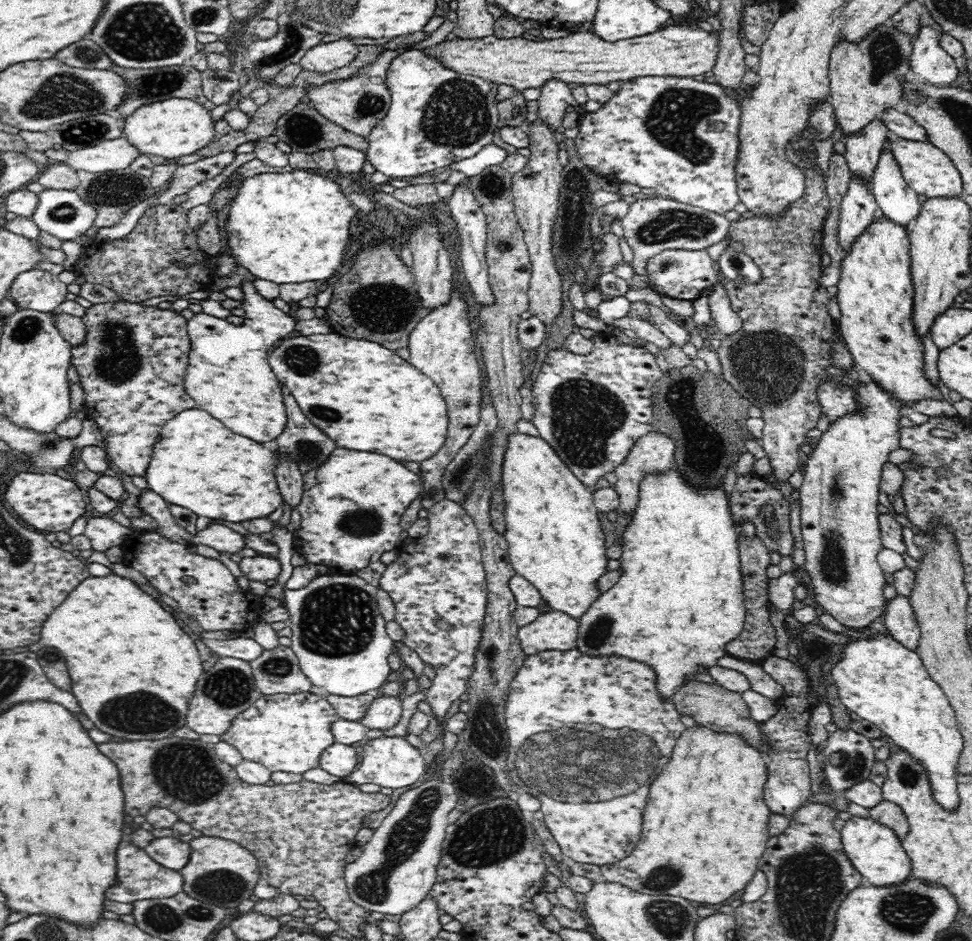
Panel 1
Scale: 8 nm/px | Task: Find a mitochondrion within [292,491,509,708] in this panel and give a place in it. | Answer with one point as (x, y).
(336, 620)

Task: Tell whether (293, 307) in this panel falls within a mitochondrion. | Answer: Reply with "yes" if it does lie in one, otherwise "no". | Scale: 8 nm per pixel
no

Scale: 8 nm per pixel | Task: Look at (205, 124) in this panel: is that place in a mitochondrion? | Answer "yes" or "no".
no

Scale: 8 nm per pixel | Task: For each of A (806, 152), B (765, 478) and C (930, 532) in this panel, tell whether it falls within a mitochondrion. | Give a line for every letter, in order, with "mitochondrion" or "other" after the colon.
A: other
B: other
C: other

